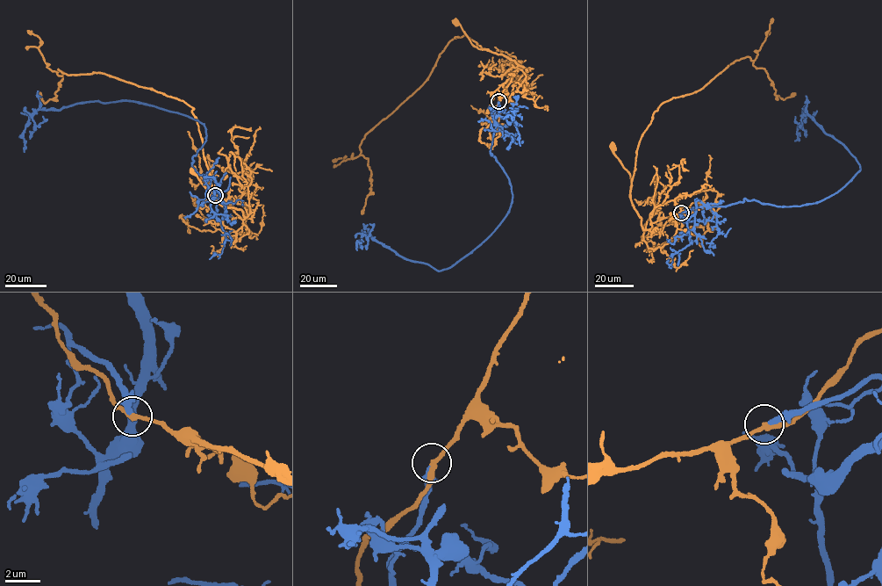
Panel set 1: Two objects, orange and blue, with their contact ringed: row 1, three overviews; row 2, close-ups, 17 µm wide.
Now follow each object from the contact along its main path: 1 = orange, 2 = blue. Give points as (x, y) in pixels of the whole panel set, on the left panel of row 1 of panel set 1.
1: (215, 195), (237, 204), (247, 205), (250, 211), (246, 217), (240, 210), (223, 206), (214, 199), (194, 171)
2: (215, 195), (191, 164), (205, 140), (204, 124), (146, 104), (90, 101), (36, 111), (25, 129), (24, 152)

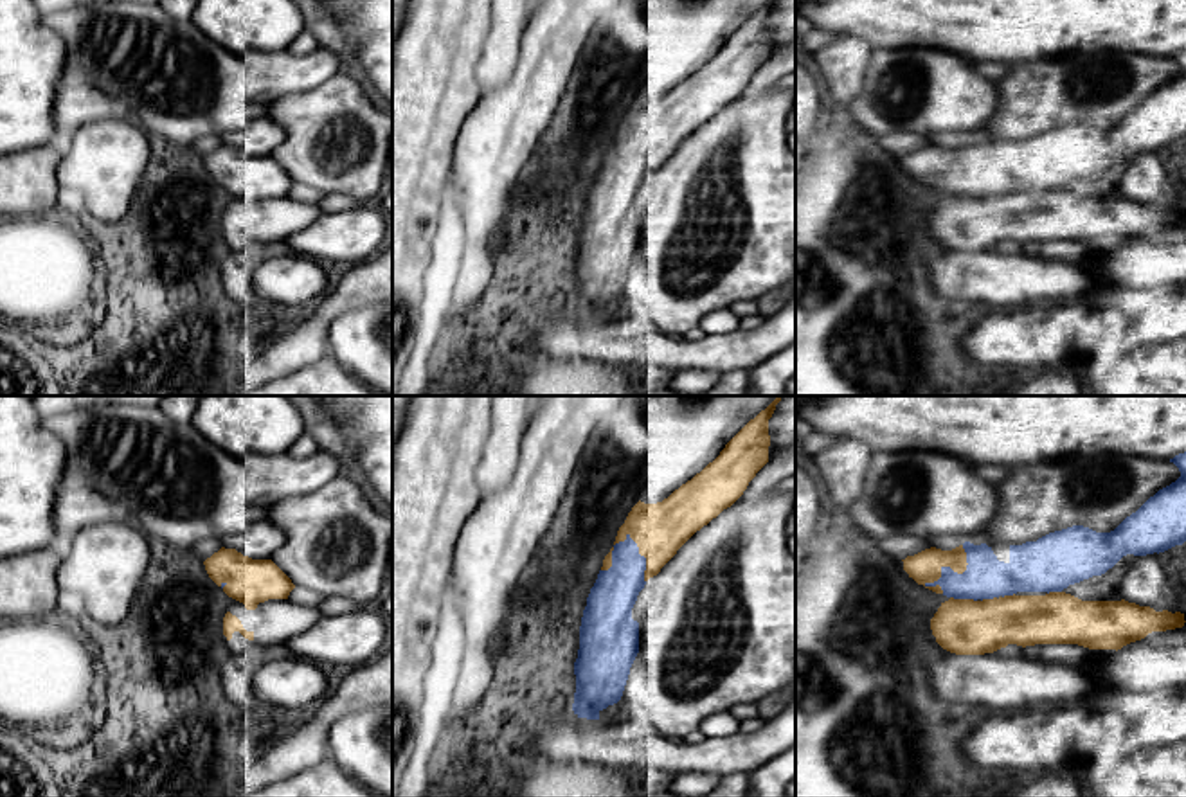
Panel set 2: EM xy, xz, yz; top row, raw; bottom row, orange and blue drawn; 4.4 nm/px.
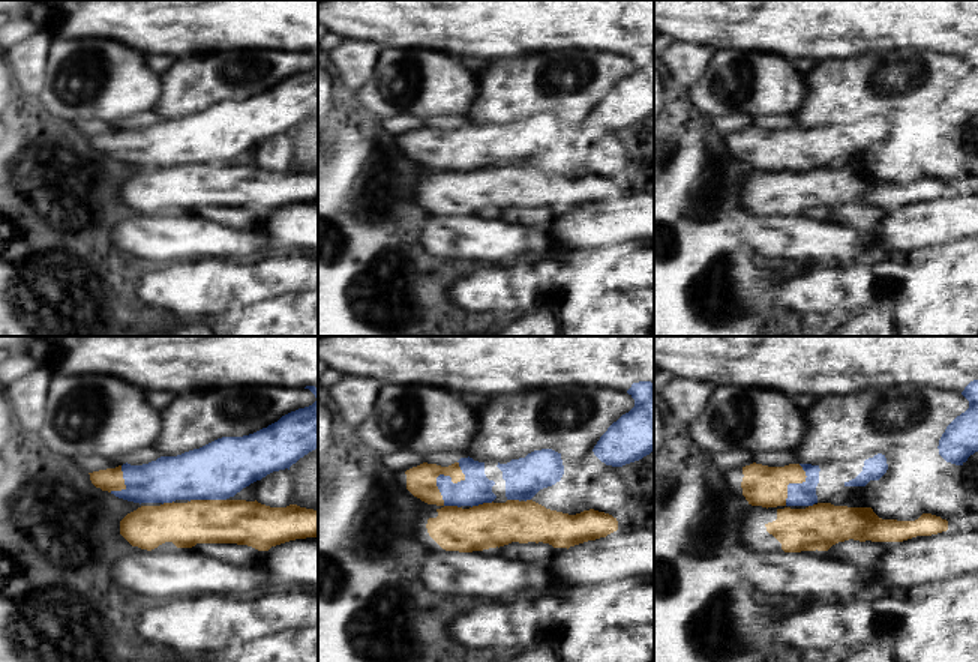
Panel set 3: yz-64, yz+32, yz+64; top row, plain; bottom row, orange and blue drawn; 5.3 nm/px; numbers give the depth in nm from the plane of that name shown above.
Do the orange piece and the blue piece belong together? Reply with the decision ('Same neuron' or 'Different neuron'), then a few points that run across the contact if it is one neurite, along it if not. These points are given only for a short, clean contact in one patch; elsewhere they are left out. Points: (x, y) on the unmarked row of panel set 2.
Different neuron

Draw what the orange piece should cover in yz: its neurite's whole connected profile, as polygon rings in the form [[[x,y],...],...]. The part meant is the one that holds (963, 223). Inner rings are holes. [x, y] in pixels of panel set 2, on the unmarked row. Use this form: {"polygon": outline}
{"polygon": [[[1065,189],[941,200],[930,216],[936,239],[956,252],[993,250],[1008,241],[1078,241],[1121,246],[1152,228],[1184,223],[1181,209],[1121,198],[1082,198]]]}

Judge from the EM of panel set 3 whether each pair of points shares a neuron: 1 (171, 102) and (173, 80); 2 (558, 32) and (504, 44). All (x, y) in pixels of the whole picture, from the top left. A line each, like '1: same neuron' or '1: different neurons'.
1: same neuron
2: same neuron

